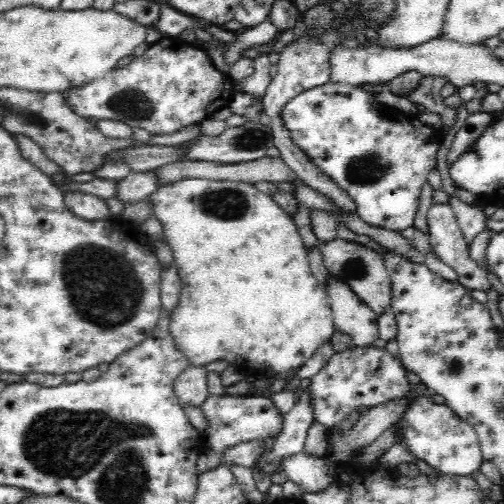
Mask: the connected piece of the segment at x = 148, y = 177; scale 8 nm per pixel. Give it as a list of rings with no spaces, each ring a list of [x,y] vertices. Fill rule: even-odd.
[[[130,173],[116,182],[116,196],[123,206],[148,198],[158,188],[156,173]]]

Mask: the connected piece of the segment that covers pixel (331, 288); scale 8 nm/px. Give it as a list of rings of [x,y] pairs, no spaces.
[[[330,275],[324,284],[333,315],[333,328],[348,338],[352,346],[371,347],[379,338],[378,314],[350,289],[338,276]]]

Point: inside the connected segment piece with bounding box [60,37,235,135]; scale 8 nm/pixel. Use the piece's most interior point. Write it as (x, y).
(173, 84)

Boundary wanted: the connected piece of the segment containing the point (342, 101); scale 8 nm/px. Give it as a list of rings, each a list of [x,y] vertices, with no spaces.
[[[330,81],[290,98],[282,106],[280,119],[286,130],[290,131],[290,139],[308,160],[342,190],[346,190],[356,205],[356,215],[362,221],[394,232],[413,225],[422,185],[430,169],[437,165],[442,132],[426,127],[417,116],[398,114],[360,87]]]

